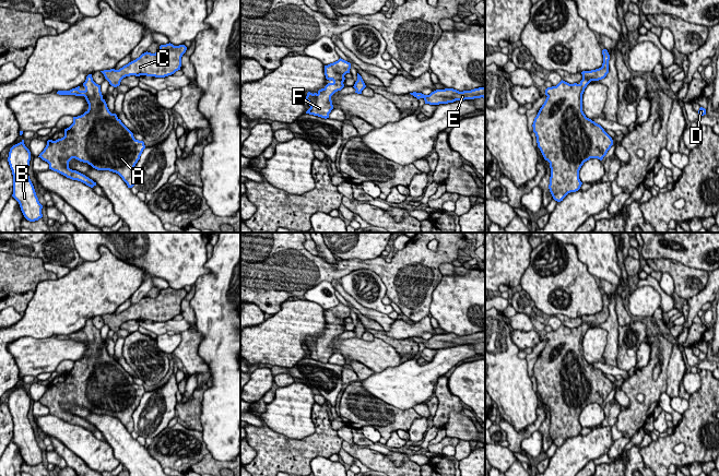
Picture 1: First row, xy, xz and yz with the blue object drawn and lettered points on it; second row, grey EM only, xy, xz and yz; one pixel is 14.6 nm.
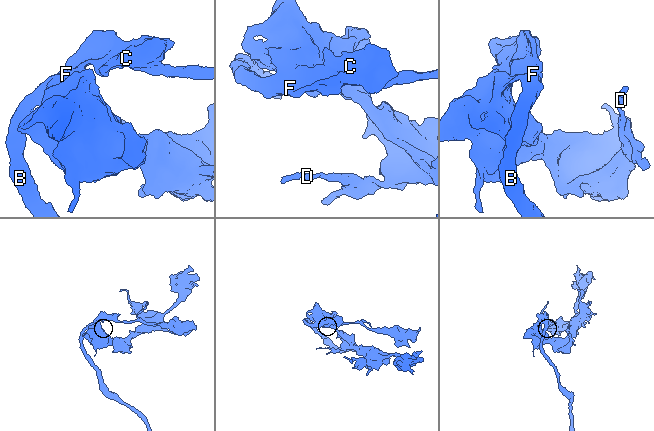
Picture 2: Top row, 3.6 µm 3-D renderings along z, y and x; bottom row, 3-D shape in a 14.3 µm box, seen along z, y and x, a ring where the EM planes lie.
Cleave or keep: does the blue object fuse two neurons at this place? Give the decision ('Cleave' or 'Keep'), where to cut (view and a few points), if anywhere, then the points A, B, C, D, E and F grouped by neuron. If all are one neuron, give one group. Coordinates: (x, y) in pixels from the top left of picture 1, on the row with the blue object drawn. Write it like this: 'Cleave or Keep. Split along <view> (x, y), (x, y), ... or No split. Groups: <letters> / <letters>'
Keep. No split. Groups: A B C D E F

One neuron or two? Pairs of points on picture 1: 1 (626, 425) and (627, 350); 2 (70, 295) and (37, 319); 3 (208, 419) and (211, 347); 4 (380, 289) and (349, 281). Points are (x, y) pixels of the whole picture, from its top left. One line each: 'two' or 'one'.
1: two
2: one
3: one
4: one

